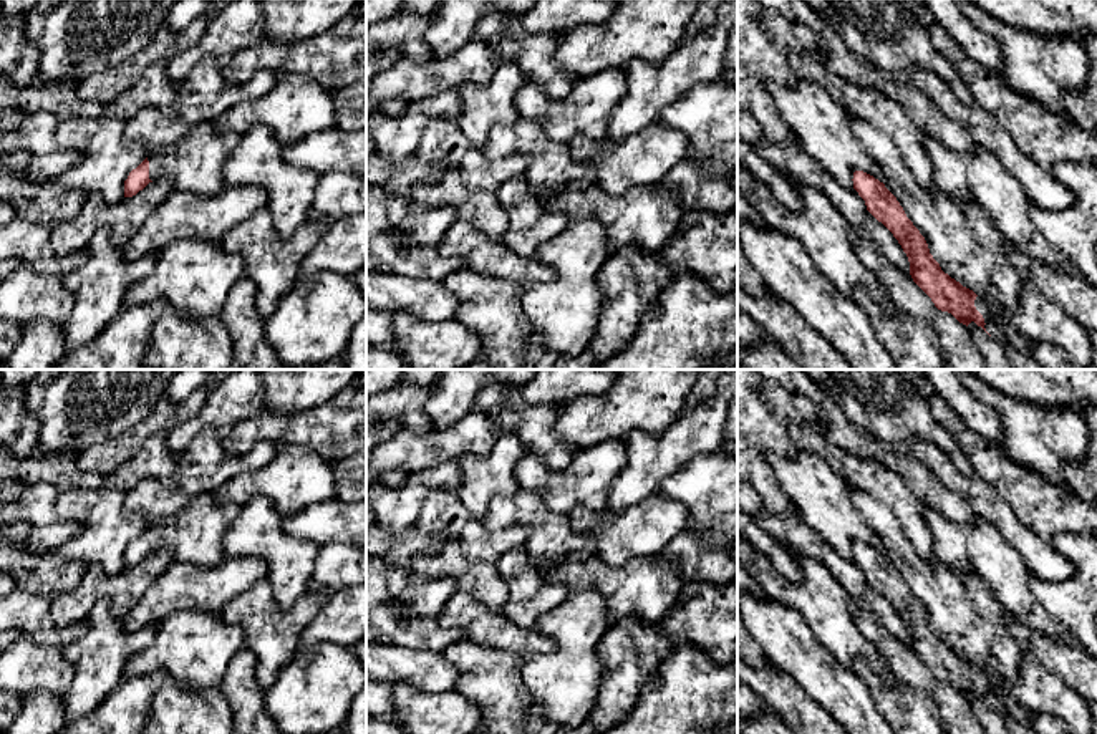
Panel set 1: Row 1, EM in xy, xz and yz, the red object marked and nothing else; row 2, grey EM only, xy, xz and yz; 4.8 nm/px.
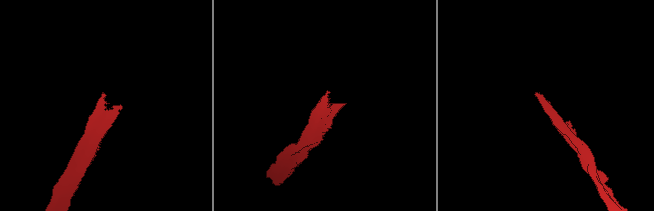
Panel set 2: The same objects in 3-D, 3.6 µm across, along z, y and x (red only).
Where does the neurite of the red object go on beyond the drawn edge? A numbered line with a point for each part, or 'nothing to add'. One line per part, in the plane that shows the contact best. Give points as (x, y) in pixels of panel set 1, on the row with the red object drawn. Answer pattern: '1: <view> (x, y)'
1: yz (1019, 360)

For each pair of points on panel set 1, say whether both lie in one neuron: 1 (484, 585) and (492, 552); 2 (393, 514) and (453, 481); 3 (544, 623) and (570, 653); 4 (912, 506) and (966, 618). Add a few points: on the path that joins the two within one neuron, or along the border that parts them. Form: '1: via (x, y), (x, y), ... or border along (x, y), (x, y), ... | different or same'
1: border along (459, 540), (459, 545), (471, 560), (494, 564) | different
2: via (408, 499), (426, 481), (438, 481) | same
3: via (552, 628), (569, 645) | same
4: border along (903, 534), (922, 557), (935, 559) | different

